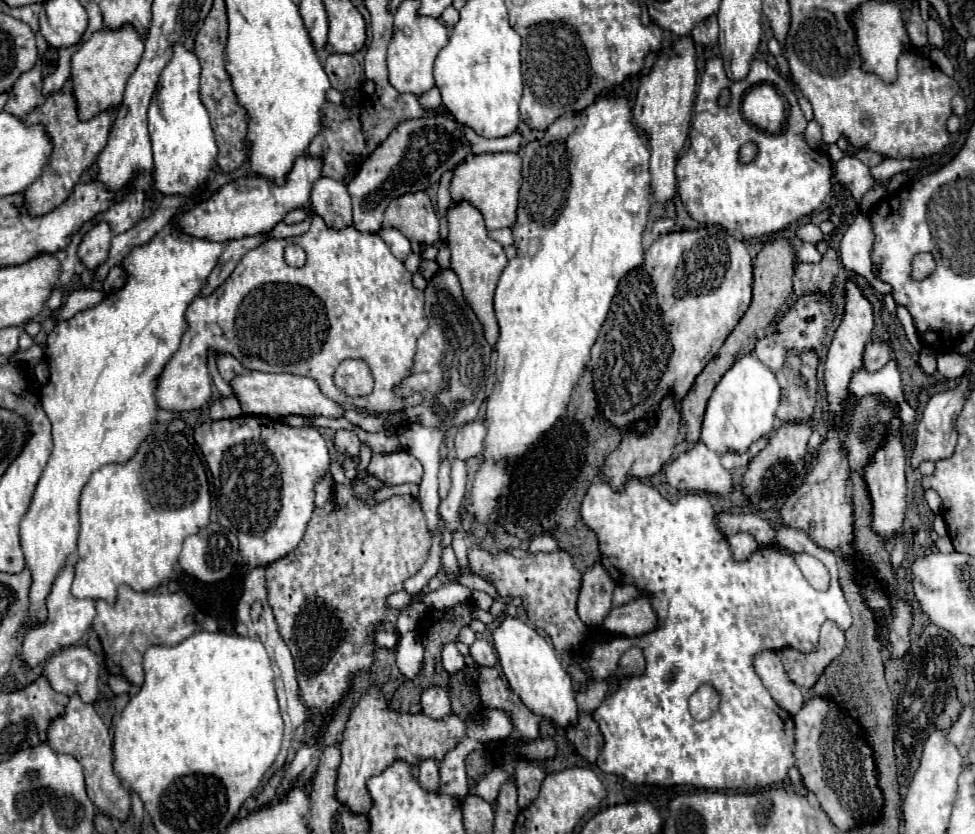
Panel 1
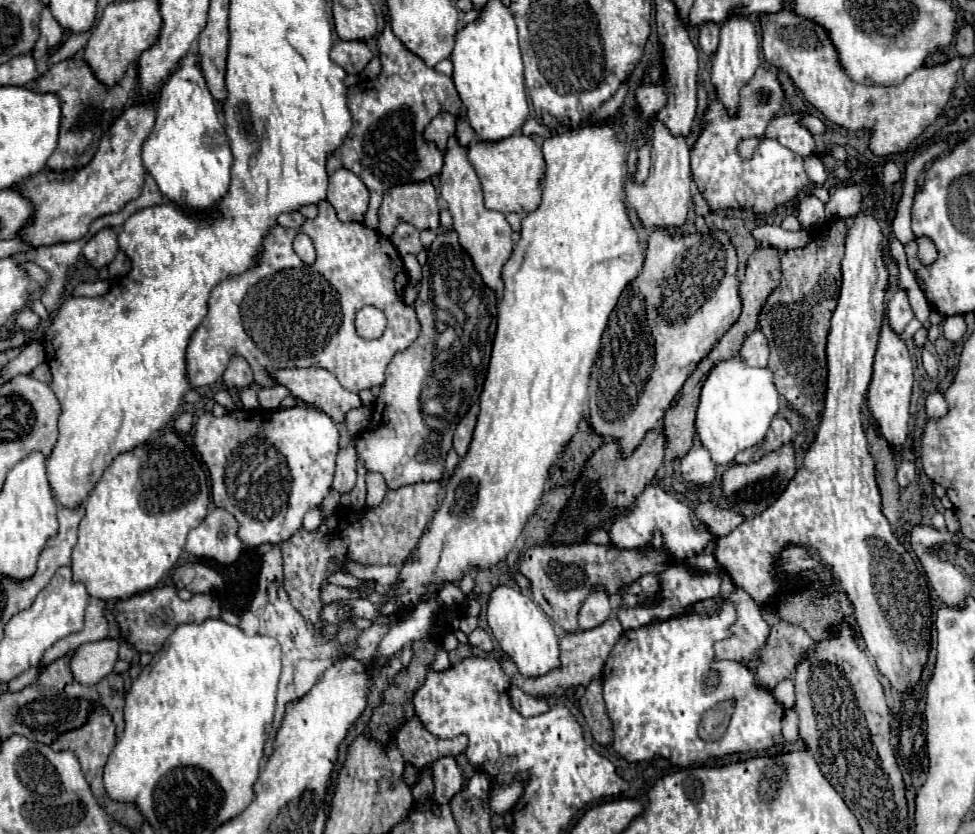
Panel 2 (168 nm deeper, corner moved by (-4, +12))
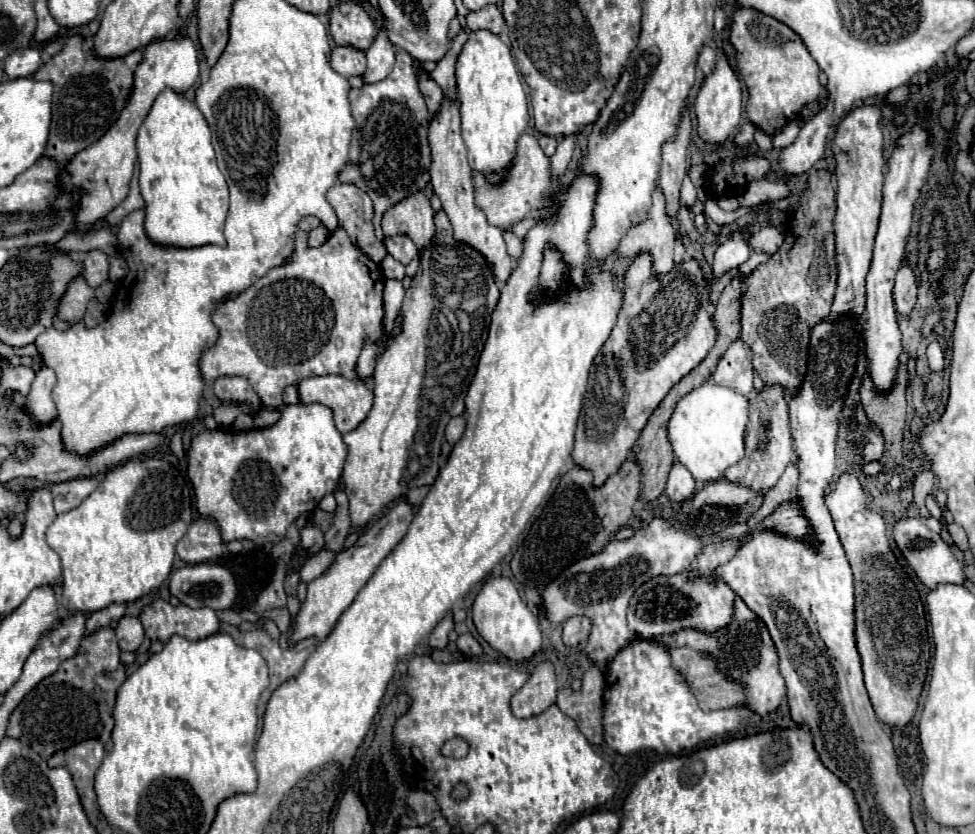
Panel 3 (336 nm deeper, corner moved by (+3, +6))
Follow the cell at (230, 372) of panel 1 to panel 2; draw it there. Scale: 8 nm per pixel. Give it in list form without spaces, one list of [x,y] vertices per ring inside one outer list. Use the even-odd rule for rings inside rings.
[[[234,355],[224,371],[224,383],[230,389],[244,389],[250,387],[254,383],[254,373],[248,365],[248,361],[240,355]]]

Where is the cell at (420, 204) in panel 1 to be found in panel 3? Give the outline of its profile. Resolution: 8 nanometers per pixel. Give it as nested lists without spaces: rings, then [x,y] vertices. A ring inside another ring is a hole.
[[[415,193],[387,209],[381,227],[387,237],[407,235],[419,249],[423,249],[435,235],[433,215],[429,199],[423,193]]]

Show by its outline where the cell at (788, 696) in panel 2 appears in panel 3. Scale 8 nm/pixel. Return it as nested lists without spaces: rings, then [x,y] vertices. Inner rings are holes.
[[[735,597],[733,603],[733,621],[727,627],[721,627],[713,633],[703,633],[697,629],[679,629],[669,635],[657,635],[653,637],[655,643],[675,649],[675,647],[689,647],[693,651],[699,651],[705,657],[711,657],[717,665],[717,671],[721,671],[727,679],[739,681],[745,691],[745,705],[759,713],[767,715],[773,713],[785,695],[785,681],[779,673],[779,657],[775,651],[775,645],[771,641],[771,635],[765,627],[765,623],[743,603],[741,597]]]

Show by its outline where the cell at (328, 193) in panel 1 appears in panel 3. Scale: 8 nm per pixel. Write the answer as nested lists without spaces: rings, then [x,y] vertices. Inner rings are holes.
[[[335,183],[329,193],[327,201],[337,213],[339,227],[343,227],[351,241],[375,263],[381,263],[387,249],[381,241],[375,239],[373,233],[373,201],[369,195],[355,185]]]

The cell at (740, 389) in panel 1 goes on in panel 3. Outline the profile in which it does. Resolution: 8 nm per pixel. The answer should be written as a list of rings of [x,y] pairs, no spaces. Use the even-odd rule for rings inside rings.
[[[705,381],[705,385],[699,385],[677,403],[667,423],[667,439],[675,461],[687,467],[695,481],[709,483],[723,479],[725,469],[743,457],[743,435],[747,421],[749,397],[739,395],[733,389],[713,385],[713,381]]]

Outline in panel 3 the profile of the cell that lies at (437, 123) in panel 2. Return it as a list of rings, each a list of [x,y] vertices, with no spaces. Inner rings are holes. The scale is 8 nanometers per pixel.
[[[413,59],[413,67],[415,67],[415,71],[417,71],[417,85],[419,85],[419,91],[421,91],[423,99],[425,99],[425,103],[427,103],[427,107],[429,107],[429,113],[435,115],[437,109],[439,109],[439,105],[441,105],[443,91],[441,91],[441,87],[423,71],[423,67],[421,67],[419,61]]]

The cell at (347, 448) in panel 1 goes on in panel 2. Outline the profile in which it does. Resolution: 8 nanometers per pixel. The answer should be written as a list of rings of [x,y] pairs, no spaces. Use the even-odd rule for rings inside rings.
[[[356,437],[350,439],[350,443],[340,449],[338,459],[336,459],[336,473],[334,473],[334,483],[332,489],[338,493],[348,493],[354,483],[356,483]]]

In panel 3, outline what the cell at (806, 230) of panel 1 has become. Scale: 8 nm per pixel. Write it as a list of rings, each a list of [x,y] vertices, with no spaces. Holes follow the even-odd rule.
[[[761,227],[755,231],[749,239],[749,247],[757,253],[773,255],[783,241],[783,229],[781,227]]]

